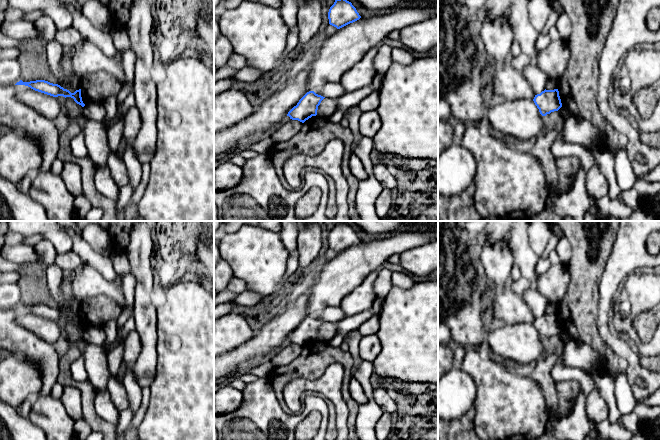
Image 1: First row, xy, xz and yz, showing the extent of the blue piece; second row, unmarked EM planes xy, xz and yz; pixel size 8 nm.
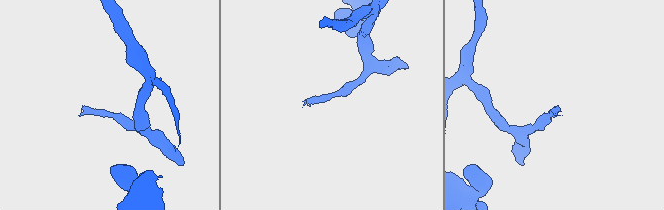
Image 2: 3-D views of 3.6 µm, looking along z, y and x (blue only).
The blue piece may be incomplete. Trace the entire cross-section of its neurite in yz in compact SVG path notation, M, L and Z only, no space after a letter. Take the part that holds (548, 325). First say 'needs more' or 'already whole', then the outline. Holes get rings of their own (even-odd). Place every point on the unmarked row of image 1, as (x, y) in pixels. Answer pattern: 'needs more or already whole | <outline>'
already whole | M558 313L544 314L533 323L542 340L558 335L562 331Z

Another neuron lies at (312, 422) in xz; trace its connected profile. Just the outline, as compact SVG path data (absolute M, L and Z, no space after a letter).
M312 411L297 426L295 437L297 440L311 440L321 425L321 414Z

